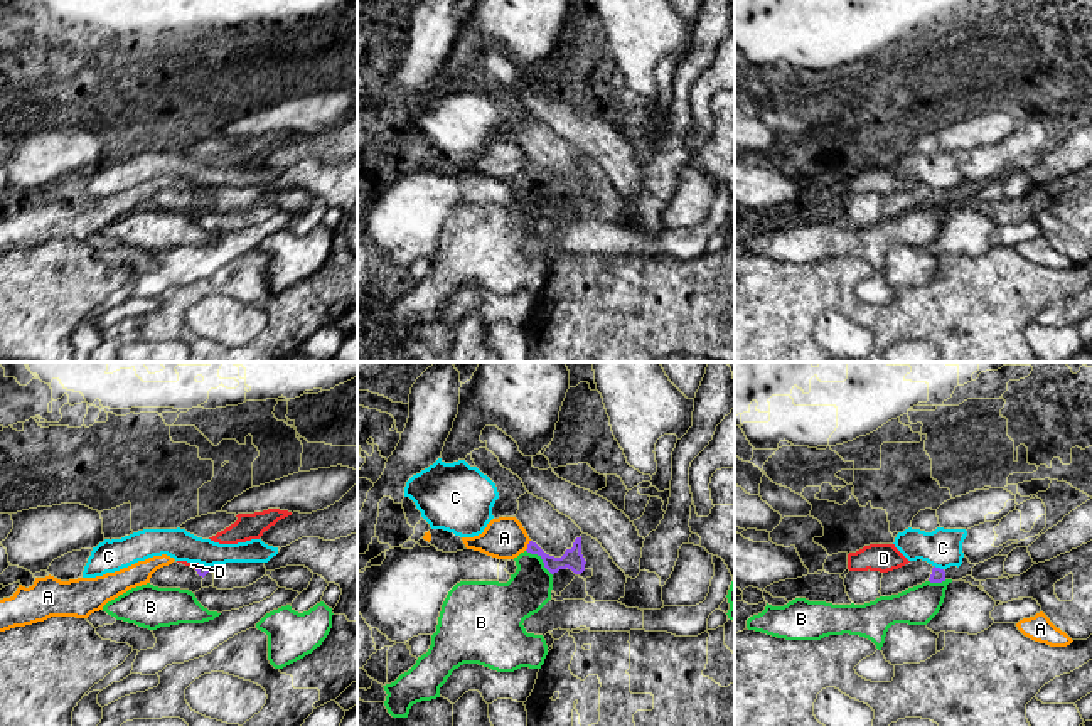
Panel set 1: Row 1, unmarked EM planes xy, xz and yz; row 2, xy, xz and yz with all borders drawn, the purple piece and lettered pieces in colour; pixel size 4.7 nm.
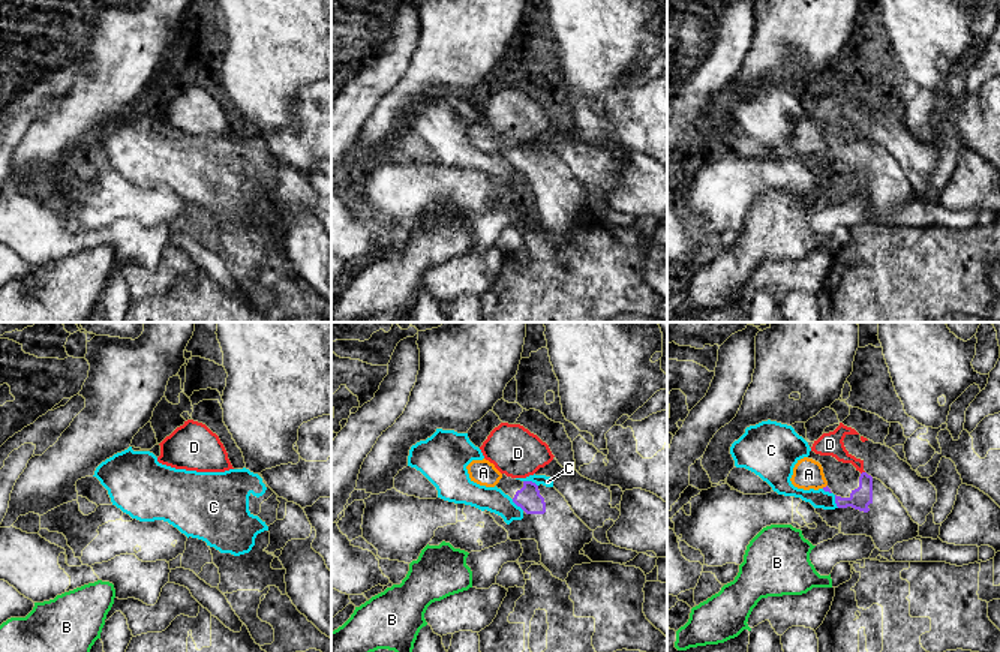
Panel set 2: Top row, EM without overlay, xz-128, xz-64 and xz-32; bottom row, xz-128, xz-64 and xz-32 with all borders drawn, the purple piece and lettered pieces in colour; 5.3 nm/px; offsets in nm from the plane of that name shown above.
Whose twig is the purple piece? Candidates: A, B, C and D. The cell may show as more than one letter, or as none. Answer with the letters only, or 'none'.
none

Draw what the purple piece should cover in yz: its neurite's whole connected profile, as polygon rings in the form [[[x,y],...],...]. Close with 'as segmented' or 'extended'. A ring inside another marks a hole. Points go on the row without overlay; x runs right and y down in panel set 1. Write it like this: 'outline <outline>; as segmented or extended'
outline [[[922,182],[910,184],[898,192],[883,195],[880,216],[881,219],[898,217],[925,204],[942,206],[945,204],[945,194]]]; extended

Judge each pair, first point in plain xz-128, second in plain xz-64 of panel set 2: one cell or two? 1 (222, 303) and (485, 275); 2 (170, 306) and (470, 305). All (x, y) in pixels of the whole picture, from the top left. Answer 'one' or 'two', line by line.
1: two
2: two

